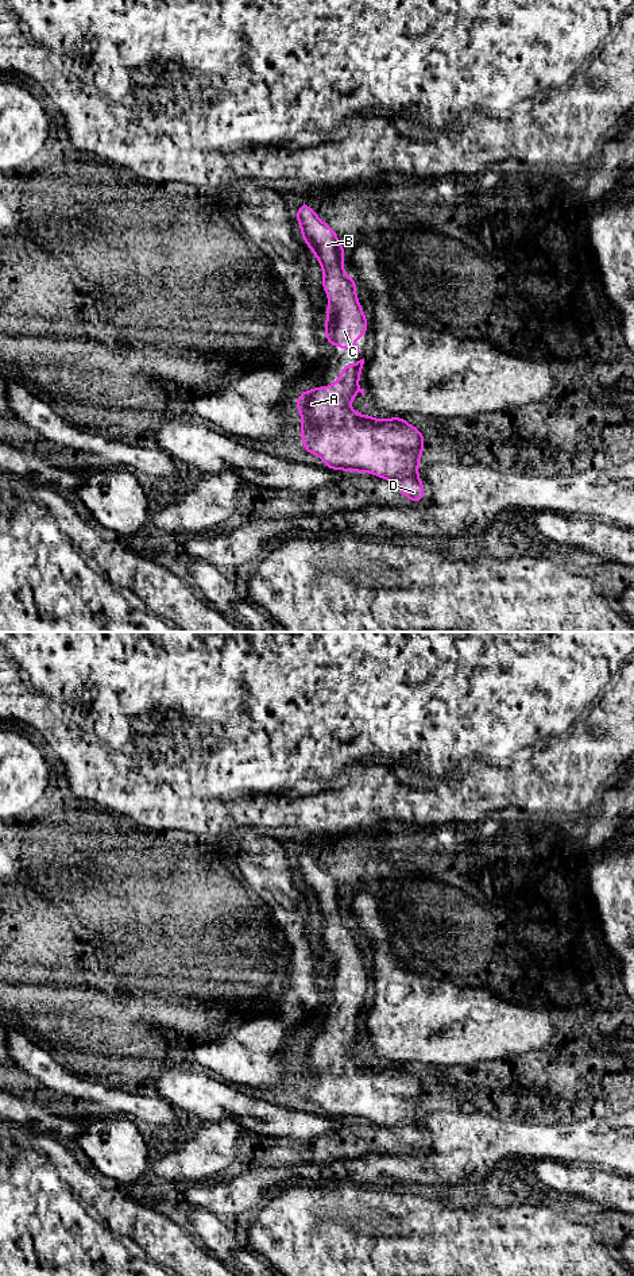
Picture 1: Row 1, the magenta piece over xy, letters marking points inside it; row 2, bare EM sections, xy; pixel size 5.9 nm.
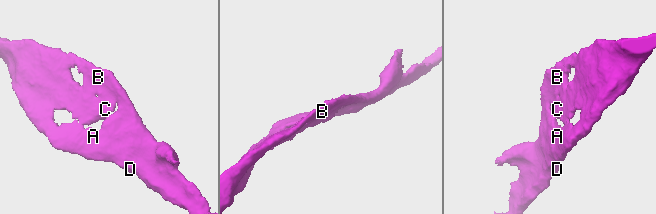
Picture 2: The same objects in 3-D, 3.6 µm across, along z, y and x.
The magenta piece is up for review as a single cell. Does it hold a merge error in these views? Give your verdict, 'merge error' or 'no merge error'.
no merge error

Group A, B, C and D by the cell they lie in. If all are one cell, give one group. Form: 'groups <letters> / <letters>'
groups A B C D

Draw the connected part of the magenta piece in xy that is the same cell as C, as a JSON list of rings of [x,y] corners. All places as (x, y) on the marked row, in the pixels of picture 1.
[[[304,203],[297,208],[295,220],[301,238],[322,267],[321,284],[328,294],[326,323],[322,331],[328,346],[359,354],[355,339],[367,336],[370,320],[357,300],[356,281],[344,273],[345,250],[336,231],[322,221],[309,204]]]

